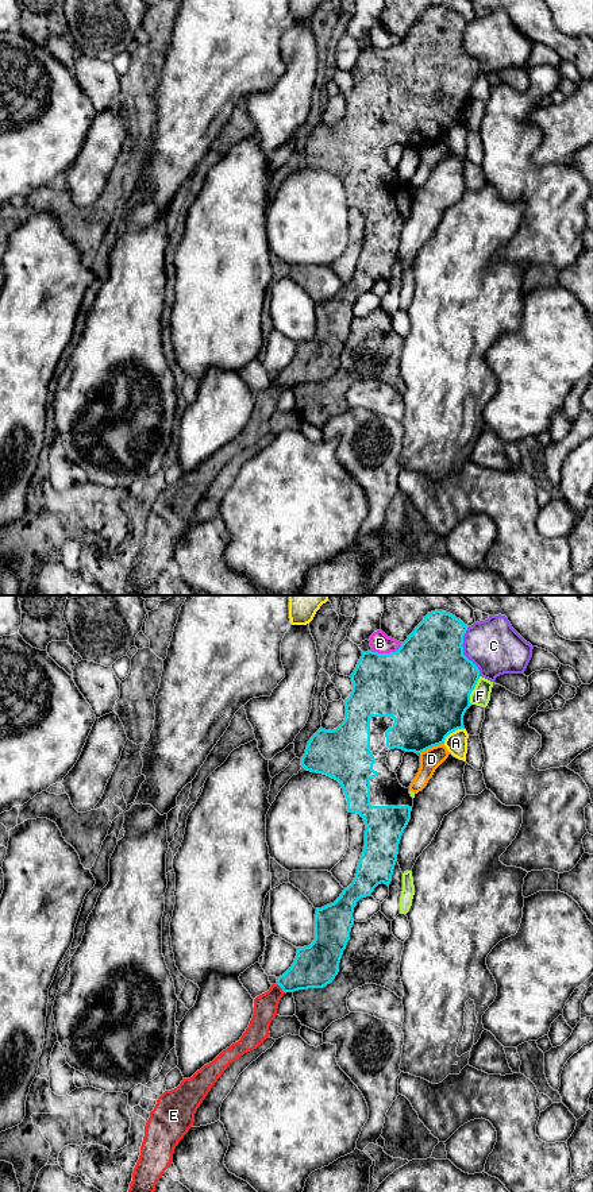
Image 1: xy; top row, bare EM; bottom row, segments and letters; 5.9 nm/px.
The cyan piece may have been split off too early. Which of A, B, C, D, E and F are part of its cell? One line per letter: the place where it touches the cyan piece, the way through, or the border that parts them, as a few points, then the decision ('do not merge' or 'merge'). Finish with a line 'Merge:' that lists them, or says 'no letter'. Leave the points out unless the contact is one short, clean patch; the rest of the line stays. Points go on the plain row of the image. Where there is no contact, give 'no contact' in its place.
A: meets cyan in xy at (451, 127); do not merge
B: meets cyan in xy at (387, 49); do not merge
C: meets cyan in xy at (462, 46); do not merge
D: meets cyan in xy at (431, 142); do not merge
E: meets cyan in xy at (281, 382); runs through xy (316, 361), (281, 382), (265, 401); merge
F: meets cyan in xy at (473, 84); do not merge
Merge: E

